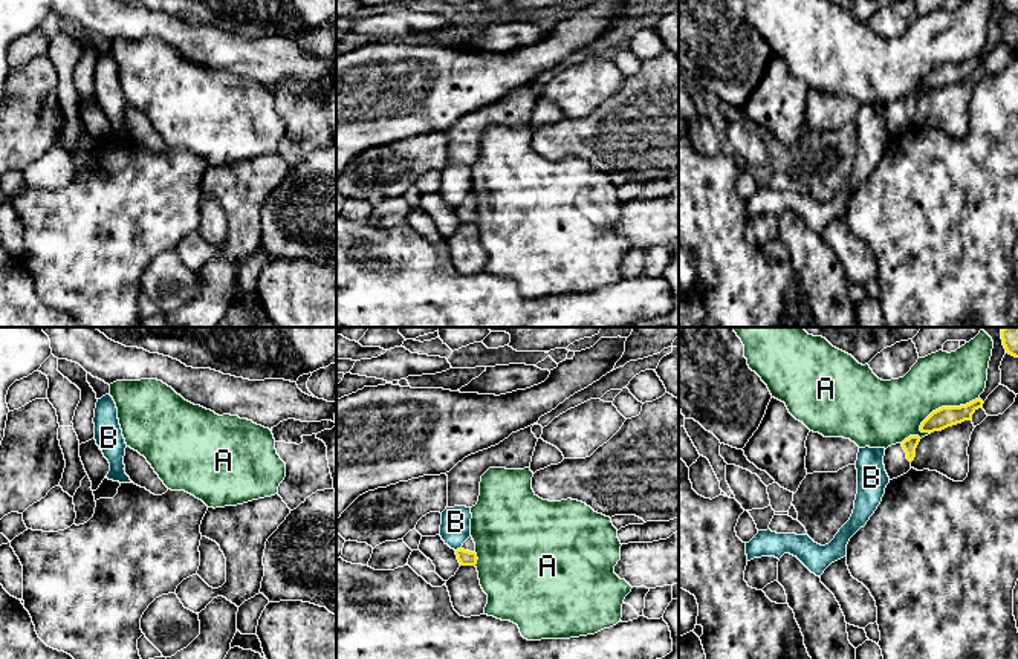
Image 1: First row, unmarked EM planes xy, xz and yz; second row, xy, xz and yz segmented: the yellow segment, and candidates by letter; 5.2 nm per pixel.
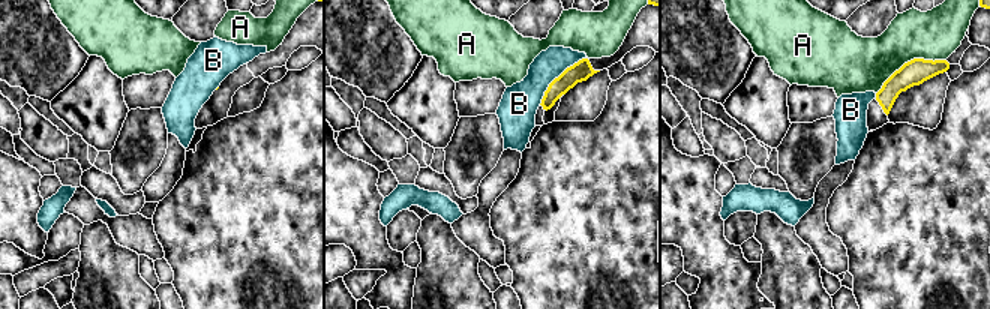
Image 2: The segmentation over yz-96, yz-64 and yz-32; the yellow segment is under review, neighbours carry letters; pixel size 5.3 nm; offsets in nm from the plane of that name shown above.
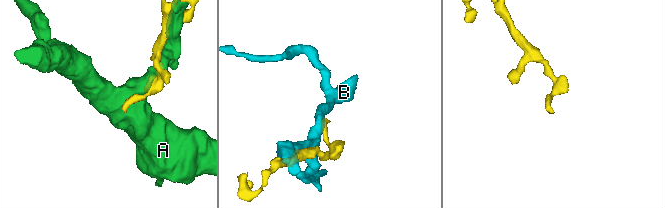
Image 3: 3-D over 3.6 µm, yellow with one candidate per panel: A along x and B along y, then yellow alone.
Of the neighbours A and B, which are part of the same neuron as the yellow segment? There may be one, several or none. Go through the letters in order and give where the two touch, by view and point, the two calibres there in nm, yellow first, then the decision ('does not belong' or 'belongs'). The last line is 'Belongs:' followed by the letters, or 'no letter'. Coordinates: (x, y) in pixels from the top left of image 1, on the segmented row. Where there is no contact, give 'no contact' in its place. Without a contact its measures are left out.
A: contact yz (946, 407); calibres 110 and 280 nm; does not belong
B: contact xz (457, 549); calibres 80 and 160 nm; does not belong
Belongs: no letter

